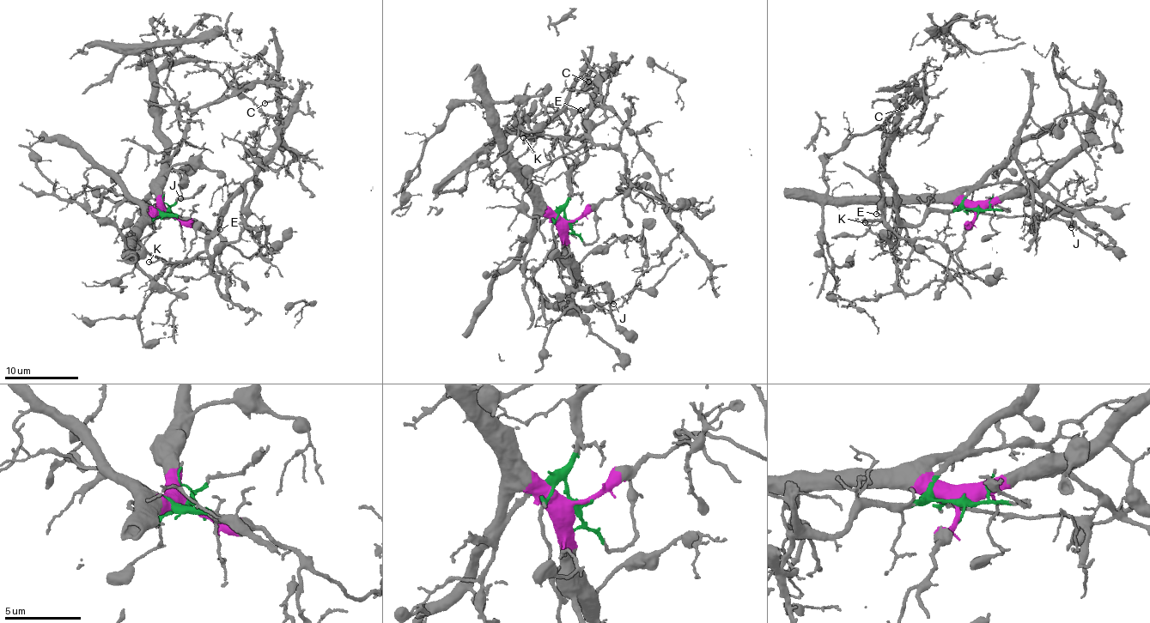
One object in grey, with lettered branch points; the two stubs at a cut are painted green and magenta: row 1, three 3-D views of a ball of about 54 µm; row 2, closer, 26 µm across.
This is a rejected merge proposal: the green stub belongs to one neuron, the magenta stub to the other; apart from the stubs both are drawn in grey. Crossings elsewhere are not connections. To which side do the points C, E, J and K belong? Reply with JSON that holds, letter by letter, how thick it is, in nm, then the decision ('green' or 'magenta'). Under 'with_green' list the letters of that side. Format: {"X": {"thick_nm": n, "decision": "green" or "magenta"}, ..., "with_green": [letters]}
{"C": {"thick_nm": 150, "decision": "green"}, "E": {"thick_nm": 150, "decision": "green"}, "J": {"thick_nm": 110, "decision": "magenta"}, "K": {"thick_nm": 120, "decision": "green"}, "with_green": ["C", "E", "K"]}

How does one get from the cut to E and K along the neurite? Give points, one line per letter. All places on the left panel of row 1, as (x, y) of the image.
E: (167, 212), (170, 215), (179, 215), (185, 221), (195, 223), (209, 235), (222, 218), (220, 230)
K: (167, 212), (195, 223), (210, 236), (203, 251), (197, 252), (190, 259), (149, 261)

